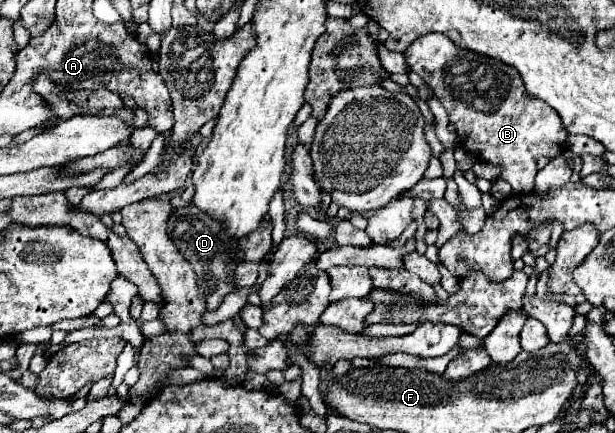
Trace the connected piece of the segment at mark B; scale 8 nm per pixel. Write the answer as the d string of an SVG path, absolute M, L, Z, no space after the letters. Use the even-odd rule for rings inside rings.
M443 33L419 37L405 51L407 65L435 93L447 109L449 121L455 125L459 143L479 159L501 169L503 179L513 187L513 193L523 195L533 191L537 175L537 157L553 159L563 153L569 133L563 131L561 117L545 101L529 97L517 69L459 49Z

